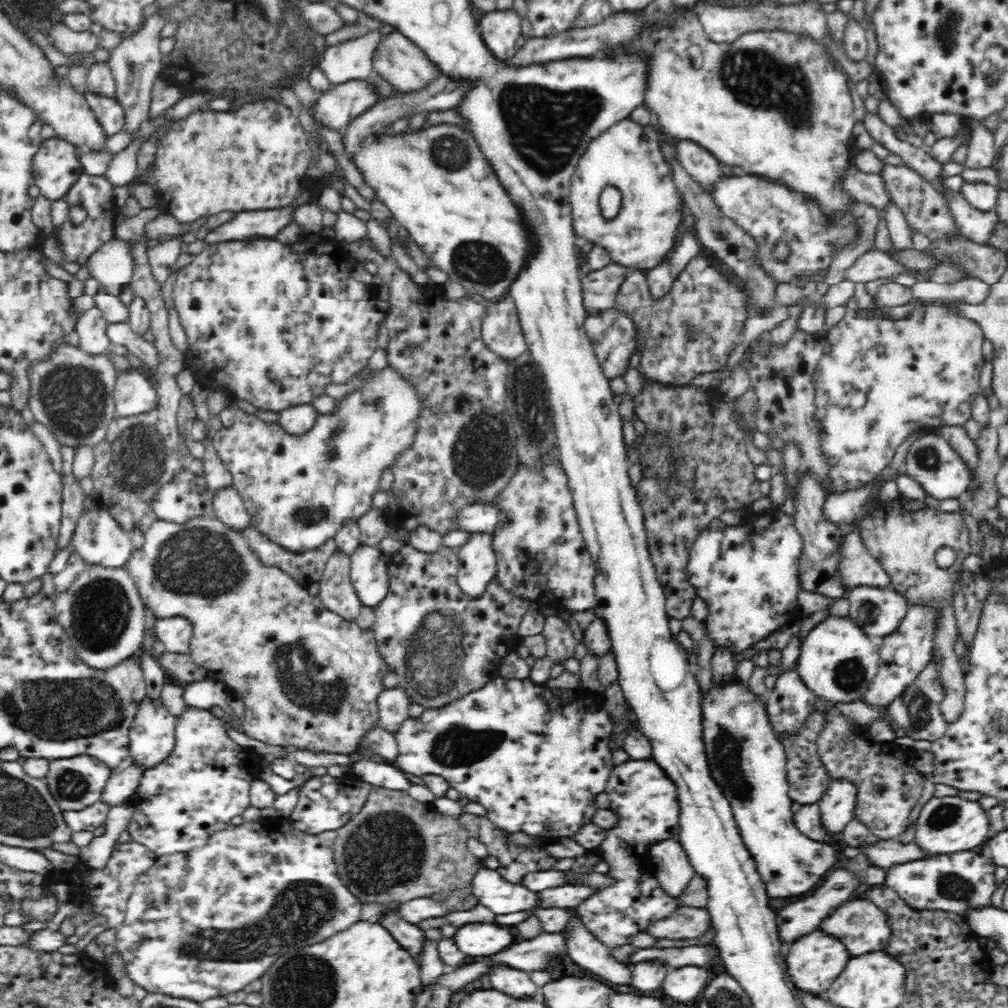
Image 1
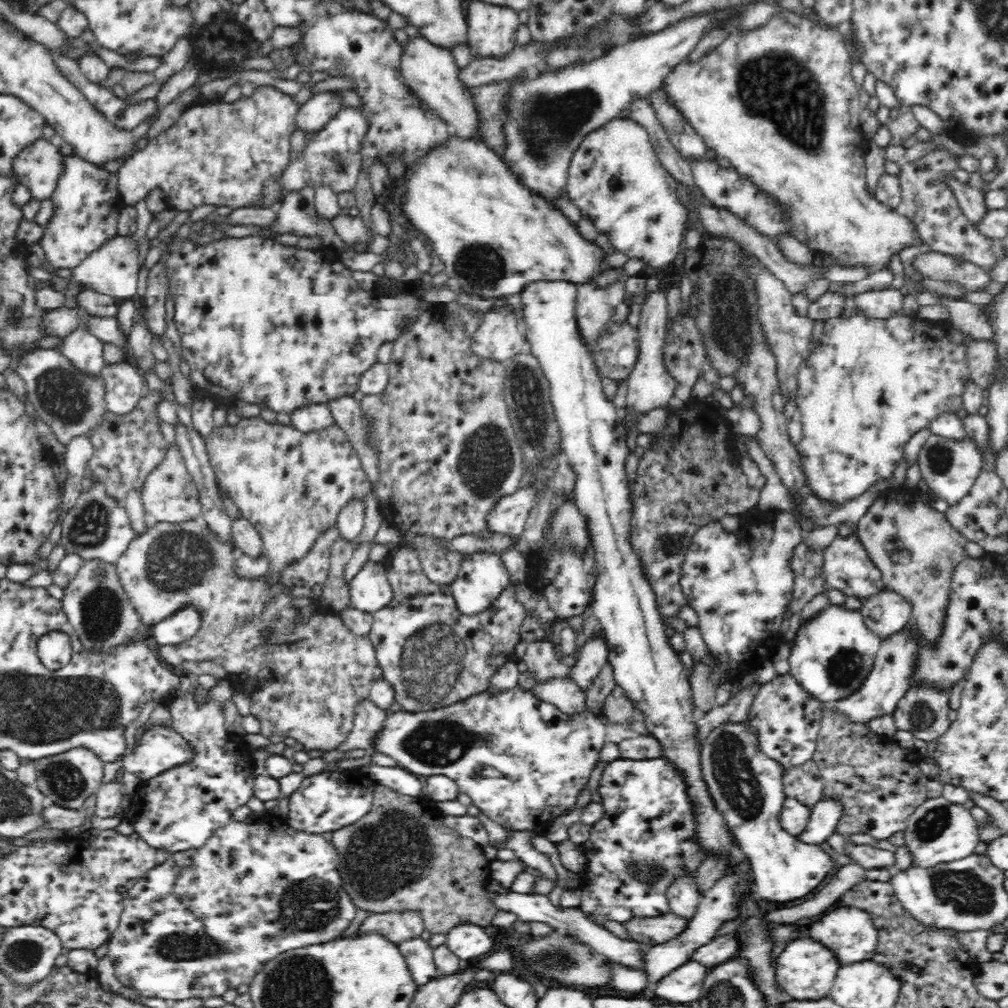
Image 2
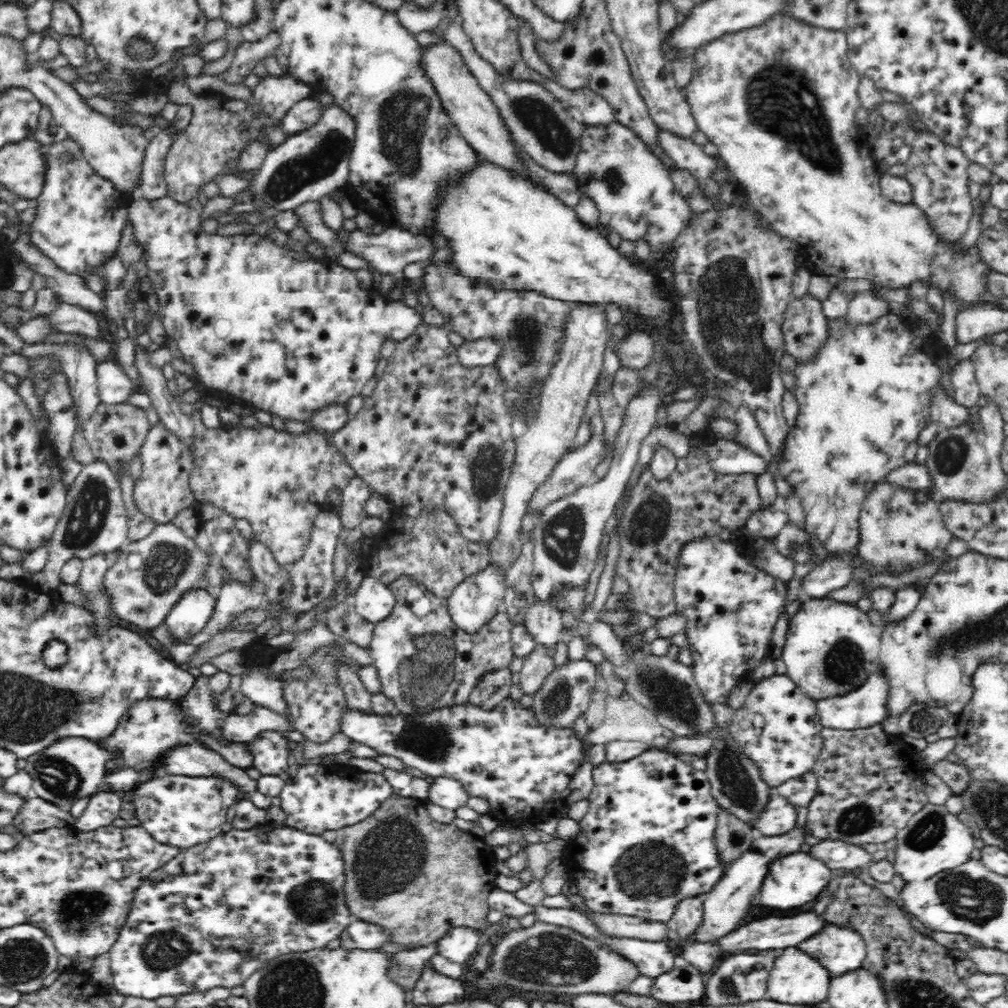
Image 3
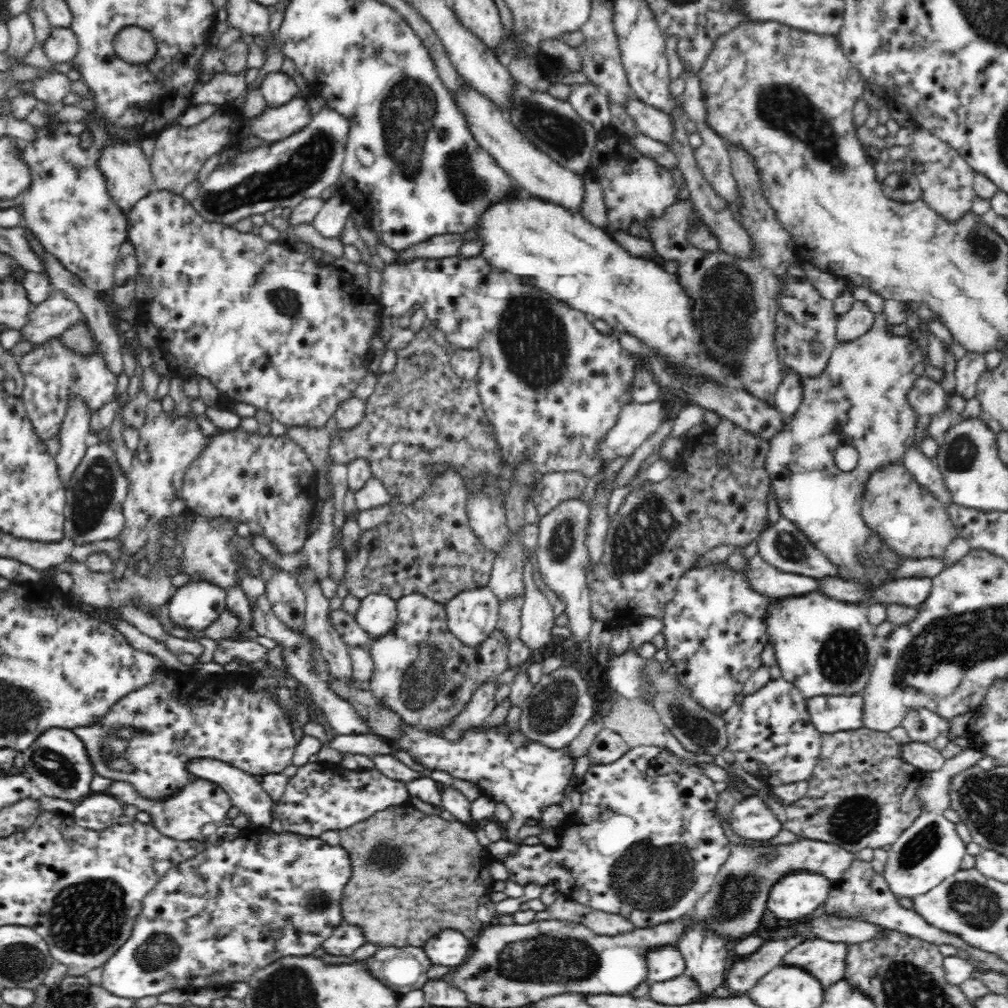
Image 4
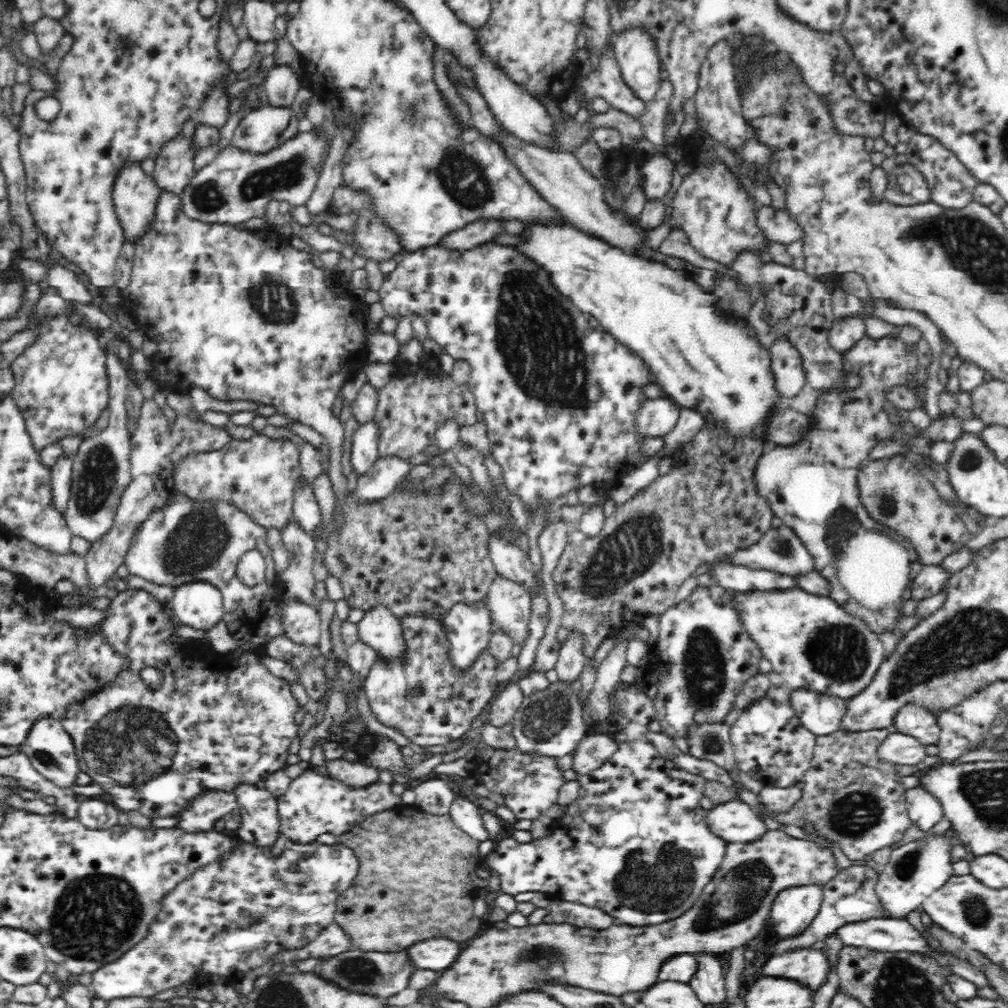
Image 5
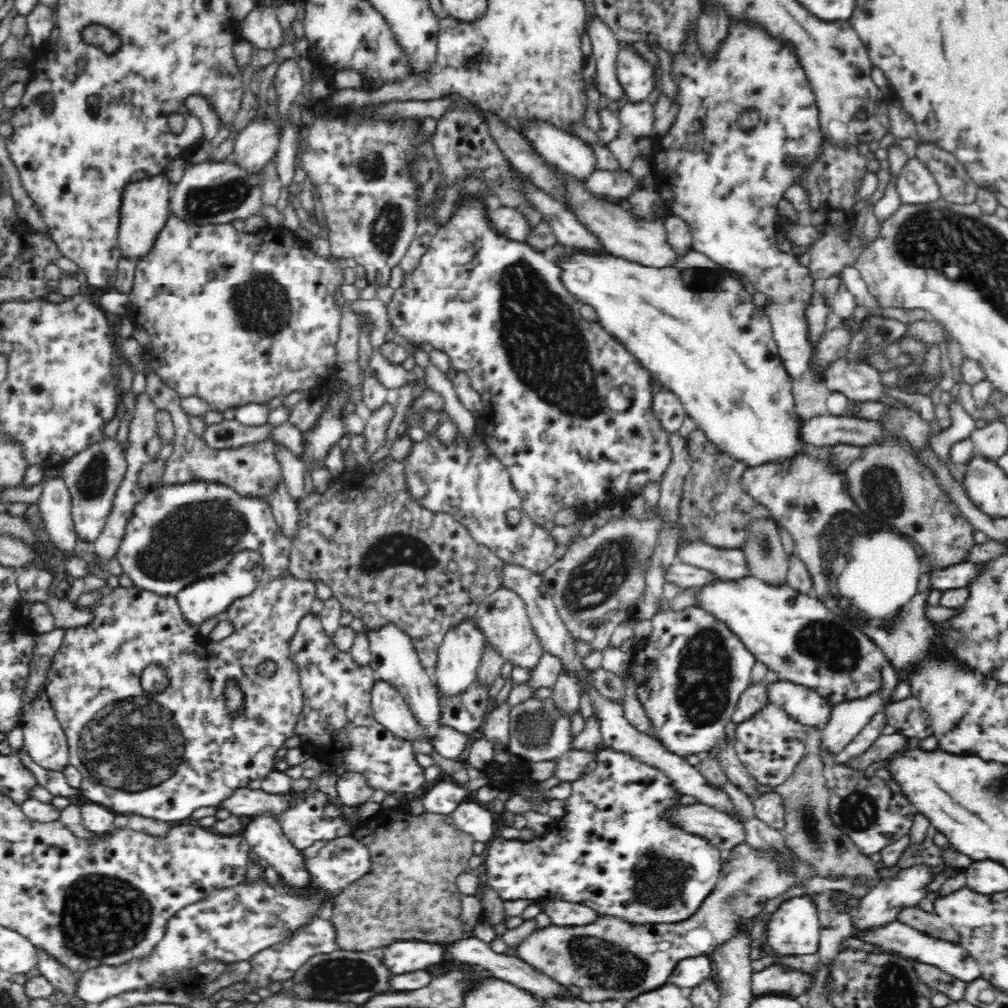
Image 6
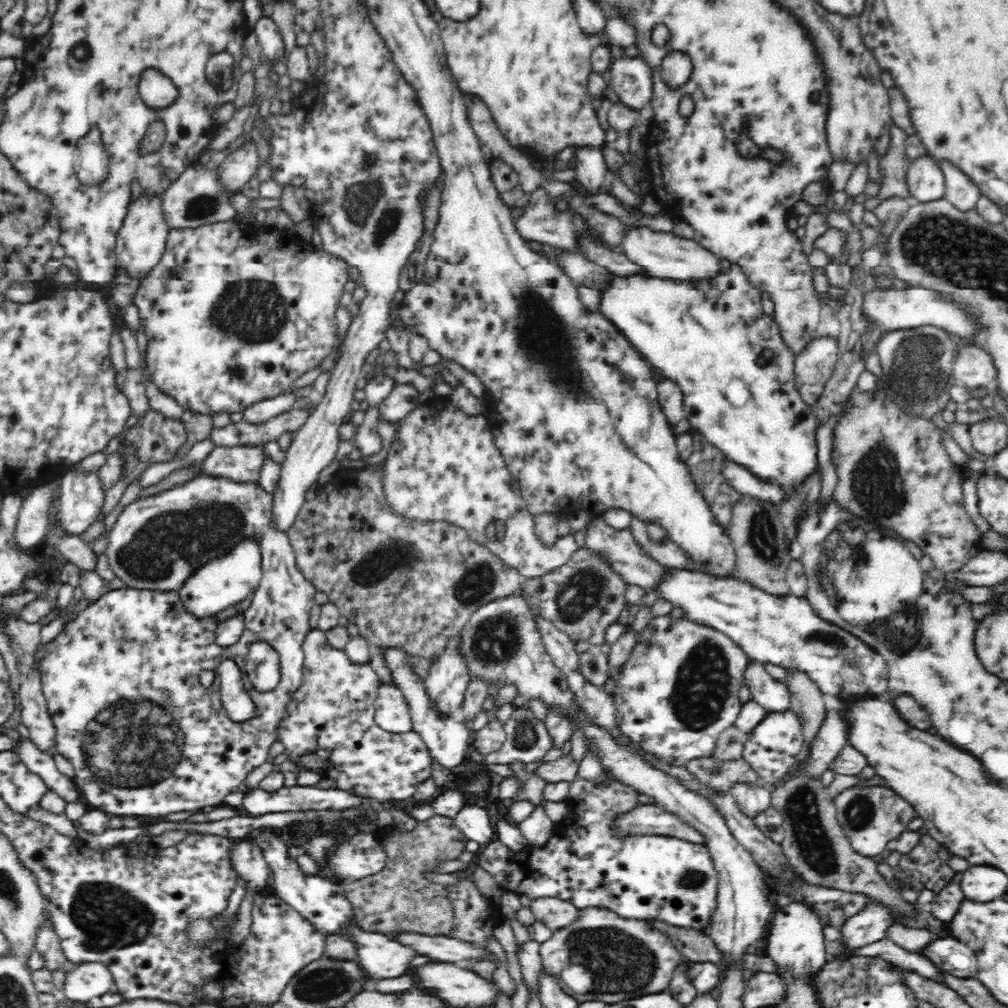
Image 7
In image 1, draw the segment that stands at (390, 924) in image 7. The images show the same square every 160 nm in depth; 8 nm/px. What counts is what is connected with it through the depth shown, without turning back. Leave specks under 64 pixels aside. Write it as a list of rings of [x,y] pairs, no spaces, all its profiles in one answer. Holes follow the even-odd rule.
[[[373,787],[358,814],[342,828],[330,846],[334,851],[337,871],[342,882],[364,904],[392,902],[402,904],[416,898],[445,898],[452,911],[471,910],[478,905],[472,895],[471,878],[482,866],[482,861],[468,850],[468,829],[459,816],[440,814],[432,804],[412,799],[405,790]]]

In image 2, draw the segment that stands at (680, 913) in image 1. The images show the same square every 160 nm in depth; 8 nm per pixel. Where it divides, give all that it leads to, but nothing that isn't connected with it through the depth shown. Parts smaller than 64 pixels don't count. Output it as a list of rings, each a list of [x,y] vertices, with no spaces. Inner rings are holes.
[[[672,912],[660,917],[640,918],[630,921],[625,926],[628,935],[638,943],[650,945],[664,944],[664,942],[676,938],[684,933],[691,922],[691,918],[685,918]]]

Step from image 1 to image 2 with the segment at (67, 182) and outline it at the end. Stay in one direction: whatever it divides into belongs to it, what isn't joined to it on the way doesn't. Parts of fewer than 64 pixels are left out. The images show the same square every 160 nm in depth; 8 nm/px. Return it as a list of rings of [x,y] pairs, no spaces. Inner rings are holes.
[[[36,140],[14,158],[16,179],[28,188],[32,198],[39,201],[52,198],[64,170],[64,155],[54,140]]]

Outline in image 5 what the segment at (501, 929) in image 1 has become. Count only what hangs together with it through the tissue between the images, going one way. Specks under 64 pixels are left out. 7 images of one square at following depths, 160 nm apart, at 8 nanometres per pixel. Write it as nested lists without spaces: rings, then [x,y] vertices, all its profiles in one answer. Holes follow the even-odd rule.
[[[434,937],[416,942],[407,949],[410,959],[418,969],[446,970],[454,965],[460,956],[460,941],[446,937]]]

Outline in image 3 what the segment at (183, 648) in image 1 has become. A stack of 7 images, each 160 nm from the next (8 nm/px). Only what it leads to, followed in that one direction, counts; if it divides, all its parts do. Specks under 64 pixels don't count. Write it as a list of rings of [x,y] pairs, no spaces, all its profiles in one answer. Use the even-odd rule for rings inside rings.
[[[208,589],[188,590],[163,622],[169,638],[182,643],[198,634],[210,620],[214,605],[215,596]]]

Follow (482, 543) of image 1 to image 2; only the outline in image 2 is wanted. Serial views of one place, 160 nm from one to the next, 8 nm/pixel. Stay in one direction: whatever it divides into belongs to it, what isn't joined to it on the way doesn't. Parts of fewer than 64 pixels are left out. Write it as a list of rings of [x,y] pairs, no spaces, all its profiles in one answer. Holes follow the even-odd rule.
[[[472,552],[464,555],[456,578],[451,582],[452,594],[458,609],[464,614],[478,614],[490,606],[506,586],[510,586],[508,571],[503,565],[501,556],[494,552]]]

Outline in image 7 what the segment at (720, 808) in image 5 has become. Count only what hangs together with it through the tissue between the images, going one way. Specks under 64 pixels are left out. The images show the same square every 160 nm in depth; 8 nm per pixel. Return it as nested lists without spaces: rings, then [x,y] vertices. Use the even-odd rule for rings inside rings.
[[[656,804],[641,805],[620,816],[616,820],[616,831],[626,833],[648,833],[657,835],[674,835],[676,838],[686,839],[700,845],[706,845],[706,835],[690,825],[686,819],[666,807]]]

